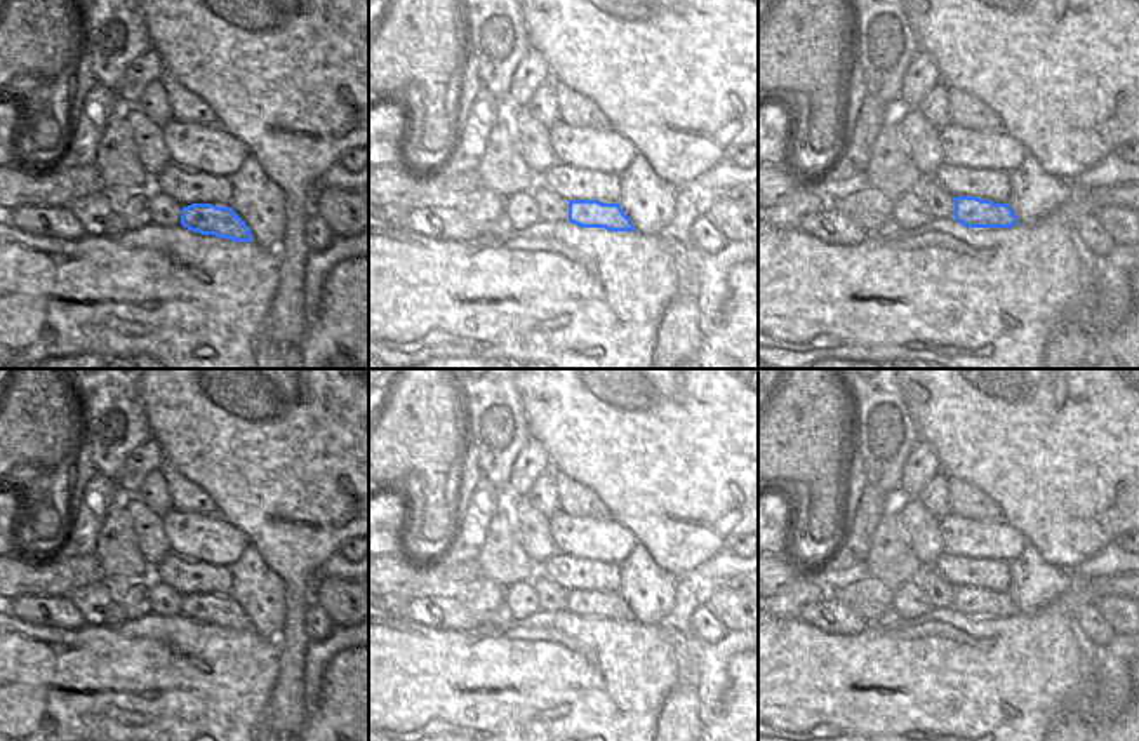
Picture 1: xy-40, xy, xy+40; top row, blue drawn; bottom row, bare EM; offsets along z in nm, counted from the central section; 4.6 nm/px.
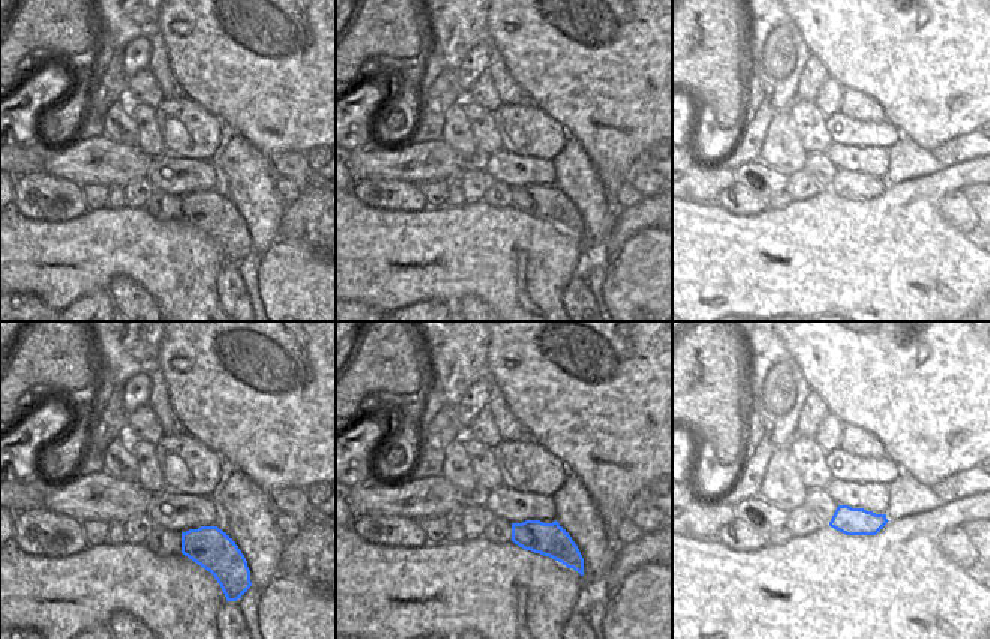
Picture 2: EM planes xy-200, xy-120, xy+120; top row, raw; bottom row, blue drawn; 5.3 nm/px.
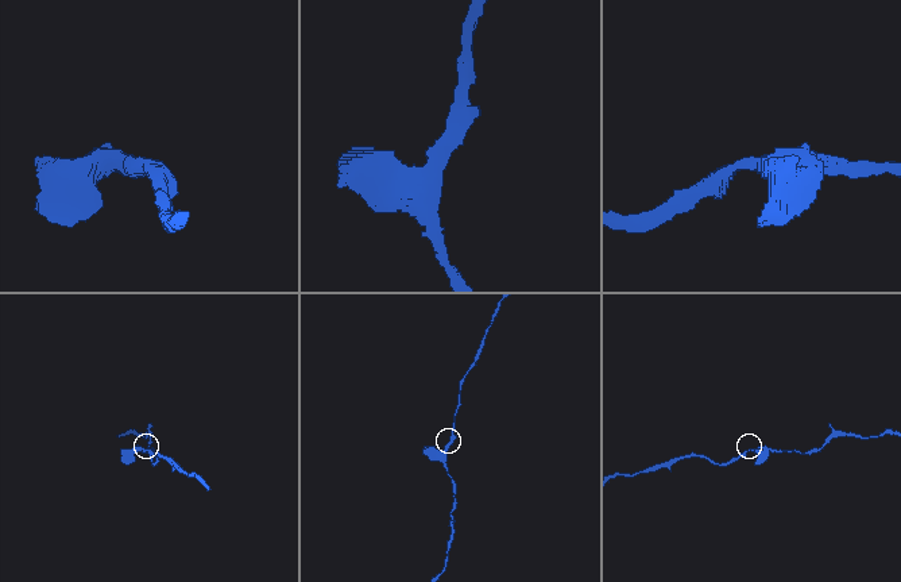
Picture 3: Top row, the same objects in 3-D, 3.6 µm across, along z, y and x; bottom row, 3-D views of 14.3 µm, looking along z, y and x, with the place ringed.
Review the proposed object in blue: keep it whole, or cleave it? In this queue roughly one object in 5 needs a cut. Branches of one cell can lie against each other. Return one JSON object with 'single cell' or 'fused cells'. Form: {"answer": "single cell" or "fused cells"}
{"answer": "single cell"}

